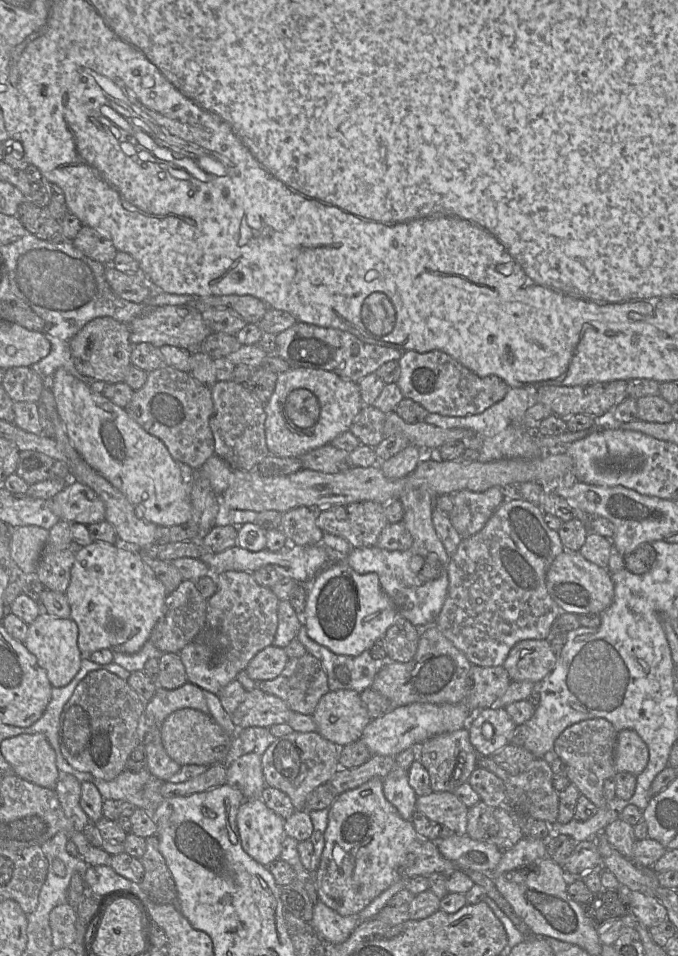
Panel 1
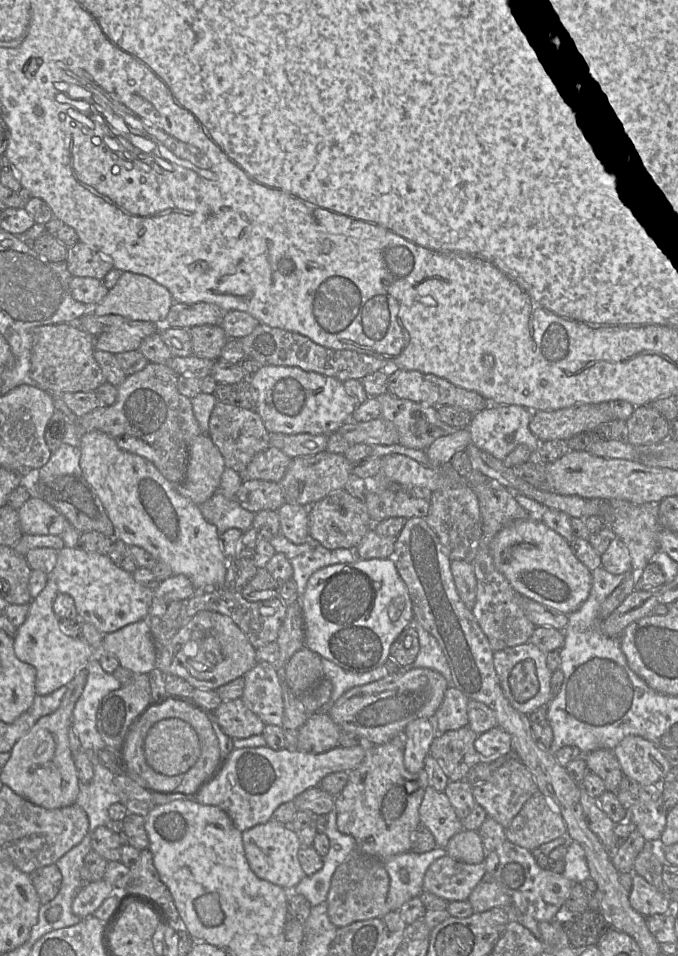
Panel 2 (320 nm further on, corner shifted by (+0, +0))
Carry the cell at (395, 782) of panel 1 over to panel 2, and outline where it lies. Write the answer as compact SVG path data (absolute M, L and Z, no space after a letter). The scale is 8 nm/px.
M419 718L410 722L404 730L404 766L413 774L424 769L430 744L436 733L434 720Z

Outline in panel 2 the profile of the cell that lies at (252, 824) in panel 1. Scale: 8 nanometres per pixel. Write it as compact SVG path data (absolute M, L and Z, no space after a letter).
M270 819L243 831L242 842L249 867L258 878L292 891L306 876L298 859L301 844L297 832L290 825Z

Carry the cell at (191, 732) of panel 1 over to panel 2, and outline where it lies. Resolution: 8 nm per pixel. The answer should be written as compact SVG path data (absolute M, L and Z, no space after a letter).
M180 718L157 722L145 737L144 756L147 764L157 773L166 776L186 773L200 753L197 733Z

